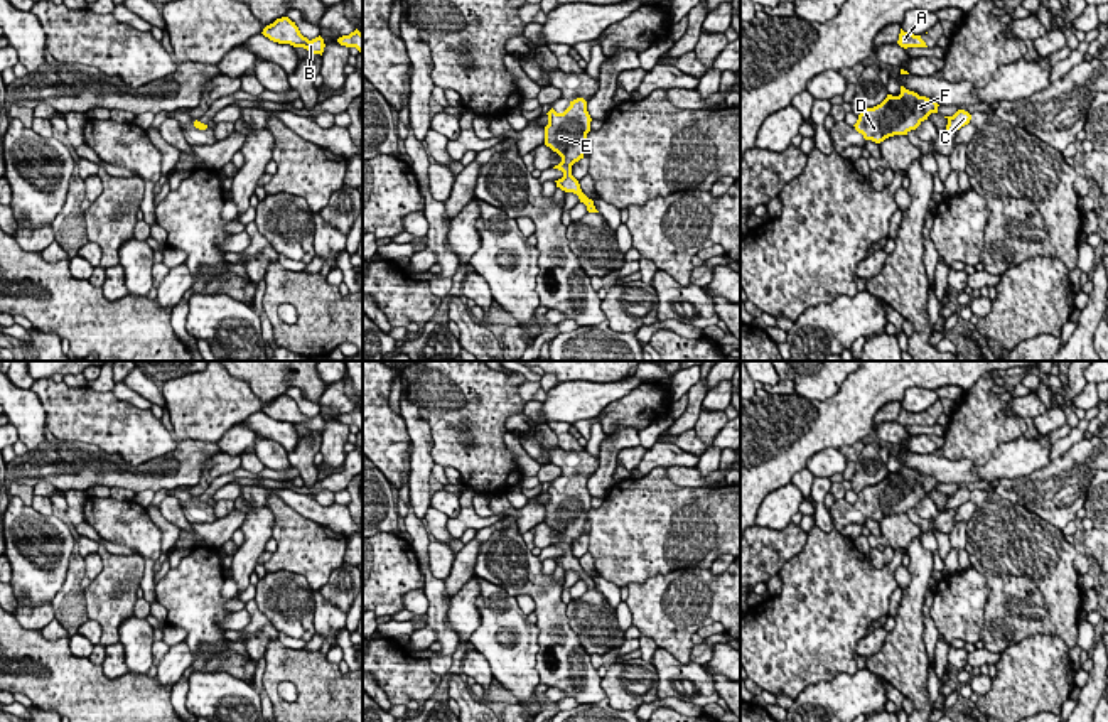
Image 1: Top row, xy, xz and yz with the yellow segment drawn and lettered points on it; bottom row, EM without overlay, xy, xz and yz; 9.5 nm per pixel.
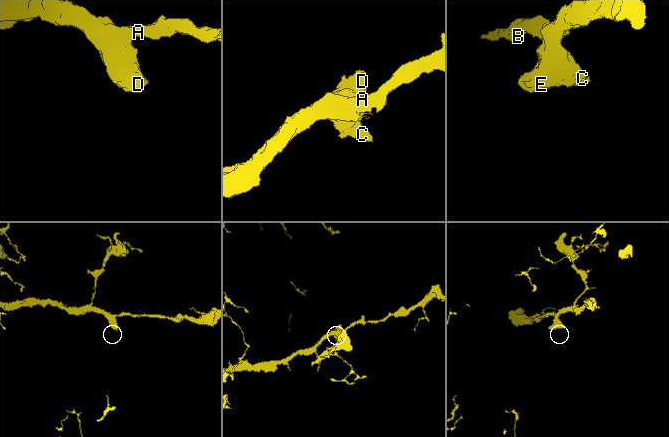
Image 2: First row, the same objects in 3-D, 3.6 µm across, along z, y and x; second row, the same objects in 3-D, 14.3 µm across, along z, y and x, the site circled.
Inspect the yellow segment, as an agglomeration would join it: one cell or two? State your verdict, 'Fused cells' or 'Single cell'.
Single cell

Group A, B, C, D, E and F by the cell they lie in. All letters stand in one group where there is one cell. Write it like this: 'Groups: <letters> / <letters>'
Groups: A B C D E F

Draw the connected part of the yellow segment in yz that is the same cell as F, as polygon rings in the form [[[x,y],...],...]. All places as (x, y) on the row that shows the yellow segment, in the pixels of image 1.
[[[901,86],[899,96],[887,94],[880,105],[862,111],[853,127],[865,140],[880,143],[916,130],[931,113],[938,113],[938,106],[936,101]]]

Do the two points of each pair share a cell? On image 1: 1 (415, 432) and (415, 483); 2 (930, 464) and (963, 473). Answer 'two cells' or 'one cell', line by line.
1: one cell
2: one cell

